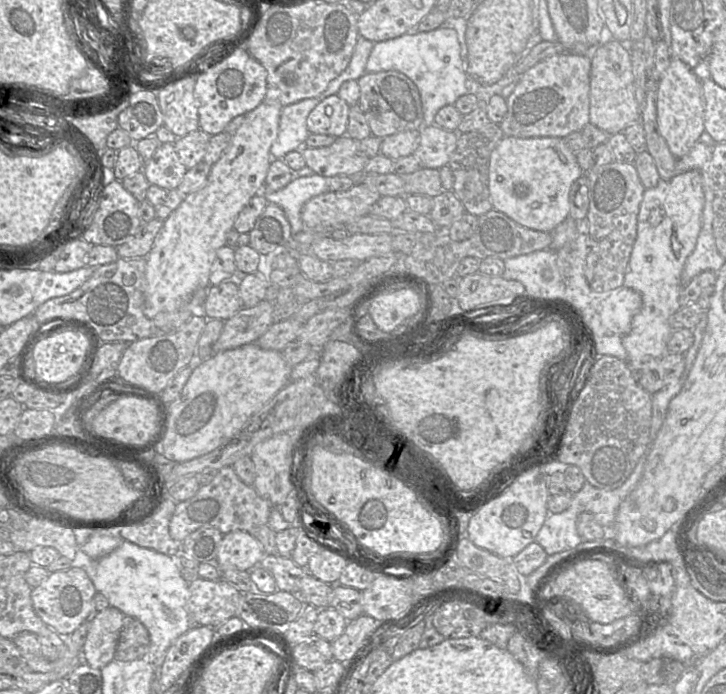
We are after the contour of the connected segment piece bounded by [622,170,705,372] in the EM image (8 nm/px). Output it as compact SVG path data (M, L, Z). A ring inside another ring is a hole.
M698 170L674 175L668 181L660 179L656 187L644 191L637 235L623 283L642 297L642 307L632 319L630 332L622 339L627 351L626 362L632 372L639 371L641 364L649 358L670 353L667 351L667 342L672 334L669 318L681 308L682 271L696 246L704 202L702 177Z

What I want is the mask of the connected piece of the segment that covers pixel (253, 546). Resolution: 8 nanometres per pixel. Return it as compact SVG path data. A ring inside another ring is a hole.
M232 531L224 534L216 564L219 568L251 571L266 555L263 545L249 532Z

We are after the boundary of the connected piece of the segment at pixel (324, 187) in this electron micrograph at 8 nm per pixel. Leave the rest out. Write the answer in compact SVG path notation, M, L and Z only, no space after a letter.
M314 173L293 179L285 187L276 190L261 191L268 202L278 204L285 212L290 225L292 235L305 229L301 218L303 205L312 197L330 192L330 177Z

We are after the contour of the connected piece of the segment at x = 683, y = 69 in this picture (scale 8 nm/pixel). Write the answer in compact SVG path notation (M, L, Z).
M672 57L657 84L657 122L672 155L679 159L699 141L704 128L704 100L701 80L681 60Z

